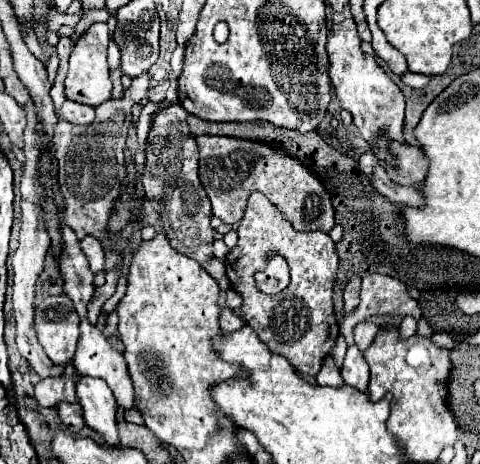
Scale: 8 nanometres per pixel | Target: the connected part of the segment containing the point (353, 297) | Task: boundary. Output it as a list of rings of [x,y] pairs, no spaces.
[[[354,276],[352,282],[348,282],[346,286],[346,292],[344,292],[344,312],[346,314],[352,314],[358,306],[358,296],[360,296],[360,278]]]

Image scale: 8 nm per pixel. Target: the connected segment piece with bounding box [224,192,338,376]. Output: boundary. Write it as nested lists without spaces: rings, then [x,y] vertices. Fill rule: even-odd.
[[[260,192],[250,194],[238,236],[240,240],[224,264],[232,288],[244,298],[244,322],[254,328],[272,352],[282,354],[298,372],[316,376],[338,338],[338,322],[332,308],[332,288],[338,274],[336,244],[326,232],[294,230],[286,216],[274,210],[274,204]],[[270,254],[282,256],[290,266],[290,284],[276,296],[262,294],[254,282],[254,274],[264,270],[264,260]]]

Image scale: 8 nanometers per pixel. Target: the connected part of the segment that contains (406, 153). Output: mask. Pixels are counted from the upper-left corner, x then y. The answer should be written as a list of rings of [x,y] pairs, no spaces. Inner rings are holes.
[[[392,144],[392,152],[398,160],[396,168],[388,168],[388,174],[394,182],[402,186],[416,186],[428,174],[428,158],[422,148]]]

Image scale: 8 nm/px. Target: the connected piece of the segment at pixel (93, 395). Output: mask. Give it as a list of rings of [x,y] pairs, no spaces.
[[[82,376],[76,384],[80,406],[84,408],[84,420],[86,424],[96,430],[110,448],[120,446],[118,438],[118,406],[116,400],[108,388],[108,384],[102,378]]]

